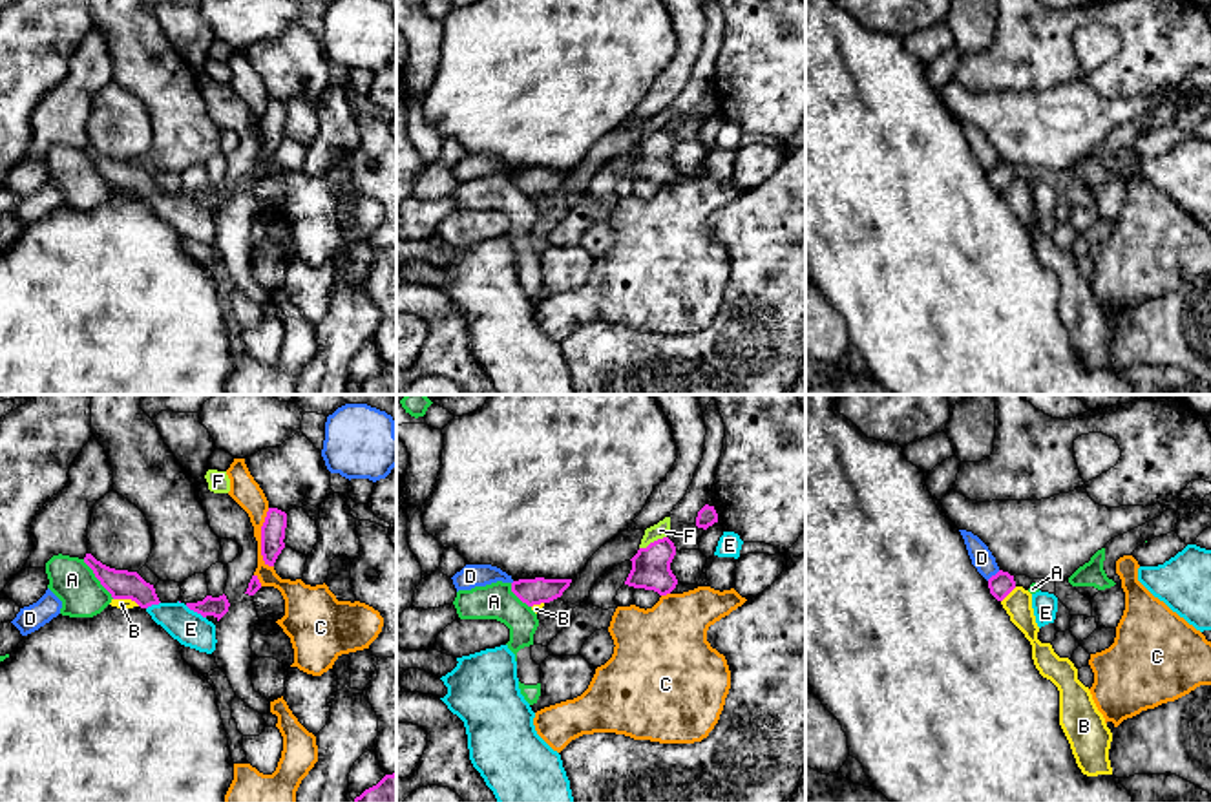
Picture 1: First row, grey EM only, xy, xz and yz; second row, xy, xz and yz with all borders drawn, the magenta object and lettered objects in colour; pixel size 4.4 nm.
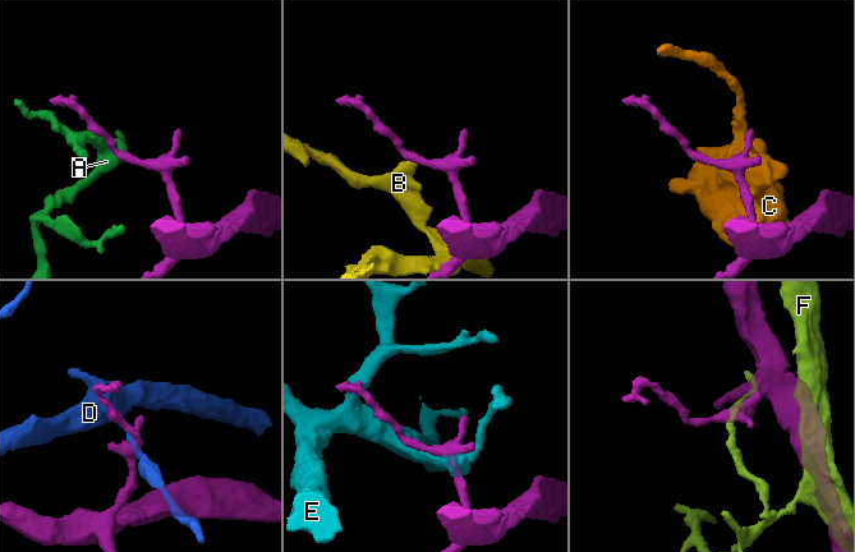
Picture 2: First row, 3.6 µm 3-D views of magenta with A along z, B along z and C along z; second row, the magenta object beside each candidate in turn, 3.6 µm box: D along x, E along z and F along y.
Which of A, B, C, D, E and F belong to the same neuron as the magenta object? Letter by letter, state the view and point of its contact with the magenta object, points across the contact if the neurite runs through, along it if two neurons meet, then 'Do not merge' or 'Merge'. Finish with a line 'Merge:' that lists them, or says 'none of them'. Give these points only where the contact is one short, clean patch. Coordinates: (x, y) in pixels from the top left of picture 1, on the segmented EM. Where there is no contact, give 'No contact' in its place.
A: Touches magenta at xy (97, 578). Do not merge
B: Touches magenta at xy (126, 598). Do not merge
C: Touches magenta at xy (262, 539). Boundary: xy (269, 508), (262, 527), (262, 558), (273, 567). Do not merge
D: Touches magenta at yz (992, 576). Boundary: yz (1000, 570), (987, 580). Do not merge
E: Touches magenta at xy (196, 611). Do not merge
F: Touches magenta at xz (654, 541). Do not merge
Merge: none of them

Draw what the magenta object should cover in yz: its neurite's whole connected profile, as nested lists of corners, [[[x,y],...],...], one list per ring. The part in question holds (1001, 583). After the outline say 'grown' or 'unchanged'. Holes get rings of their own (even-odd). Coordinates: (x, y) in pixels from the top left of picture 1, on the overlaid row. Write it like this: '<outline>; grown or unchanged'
[[[999,570],[988,579],[988,588],[997,601],[1003,601],[1016,588],[1014,575]]]; unchanged

